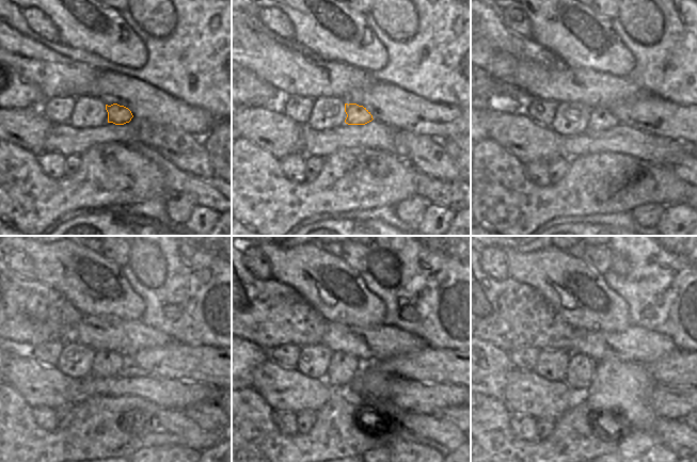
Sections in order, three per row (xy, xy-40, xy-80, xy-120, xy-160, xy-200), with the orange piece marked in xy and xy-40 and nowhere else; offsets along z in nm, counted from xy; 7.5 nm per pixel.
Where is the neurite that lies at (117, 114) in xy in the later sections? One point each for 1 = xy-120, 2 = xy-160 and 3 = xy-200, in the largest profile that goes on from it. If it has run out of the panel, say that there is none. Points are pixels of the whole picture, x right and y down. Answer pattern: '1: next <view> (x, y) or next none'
1: next xy-120 (106, 364)
2: next xy-160 (343, 368)
3: next xy-200 (581, 368)

